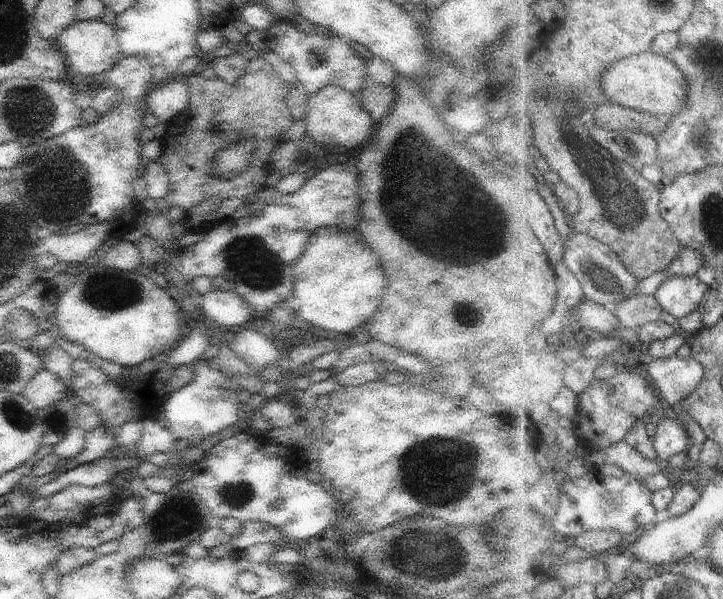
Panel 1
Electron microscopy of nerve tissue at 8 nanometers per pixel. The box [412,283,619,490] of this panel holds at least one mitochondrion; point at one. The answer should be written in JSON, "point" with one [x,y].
{"point":[467,313]}

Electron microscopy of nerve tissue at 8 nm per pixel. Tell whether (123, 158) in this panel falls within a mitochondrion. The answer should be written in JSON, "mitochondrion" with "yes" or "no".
{"mitochondrion":"no"}

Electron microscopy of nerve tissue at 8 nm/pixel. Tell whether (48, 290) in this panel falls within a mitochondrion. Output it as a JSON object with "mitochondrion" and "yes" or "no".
{"mitochondrion":"no"}

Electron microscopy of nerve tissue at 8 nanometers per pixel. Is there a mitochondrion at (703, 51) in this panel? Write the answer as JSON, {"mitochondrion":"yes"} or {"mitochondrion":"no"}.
{"mitochondrion":"yes"}

